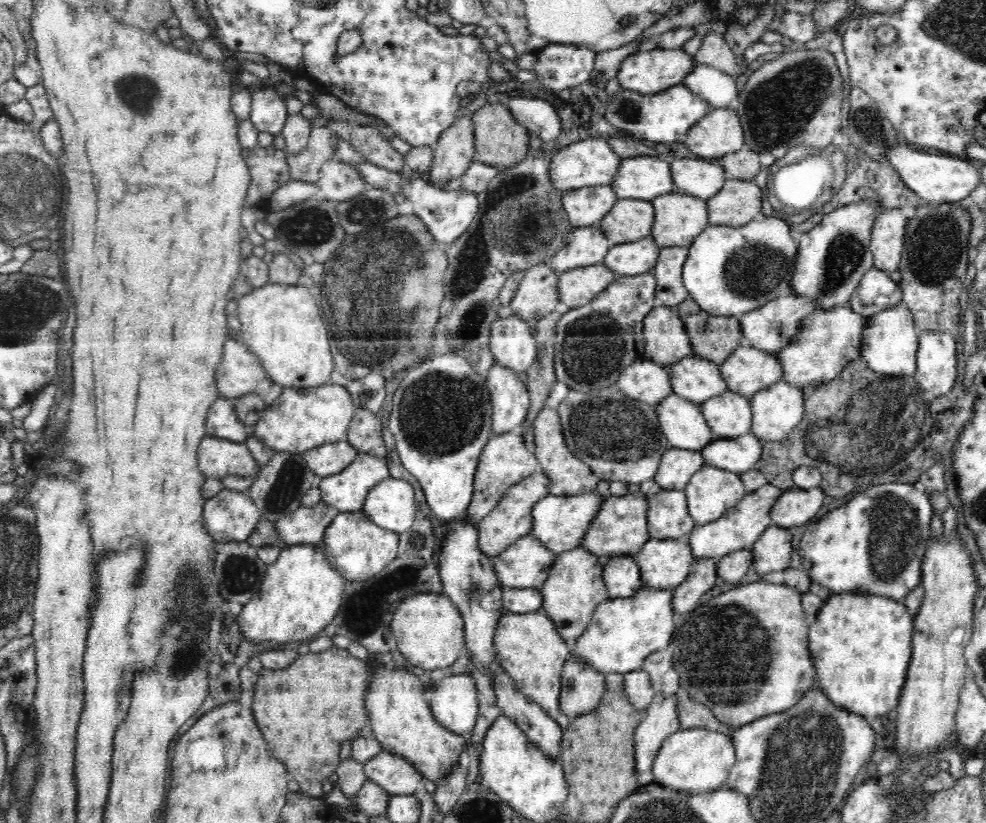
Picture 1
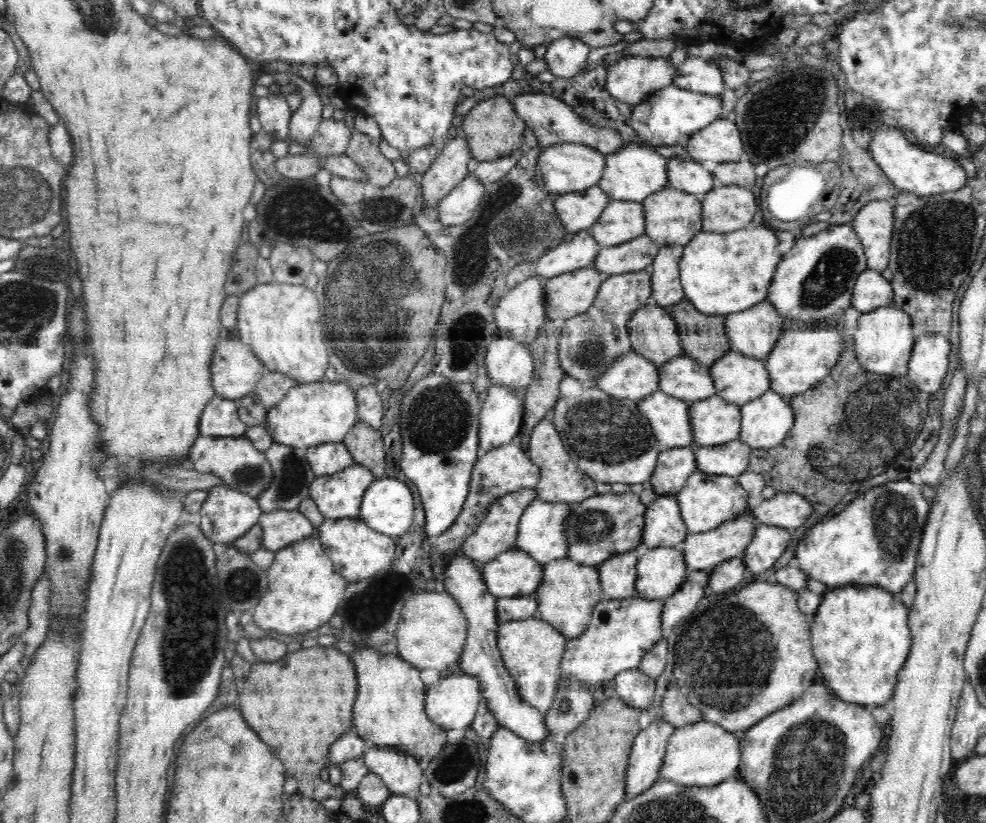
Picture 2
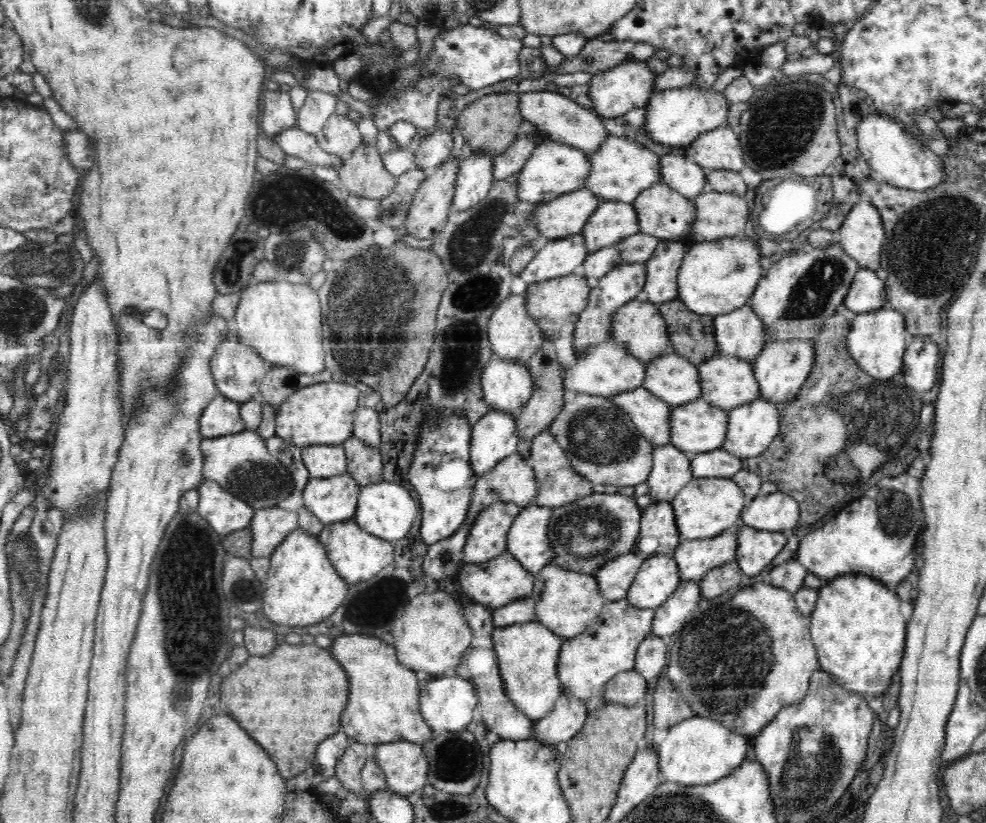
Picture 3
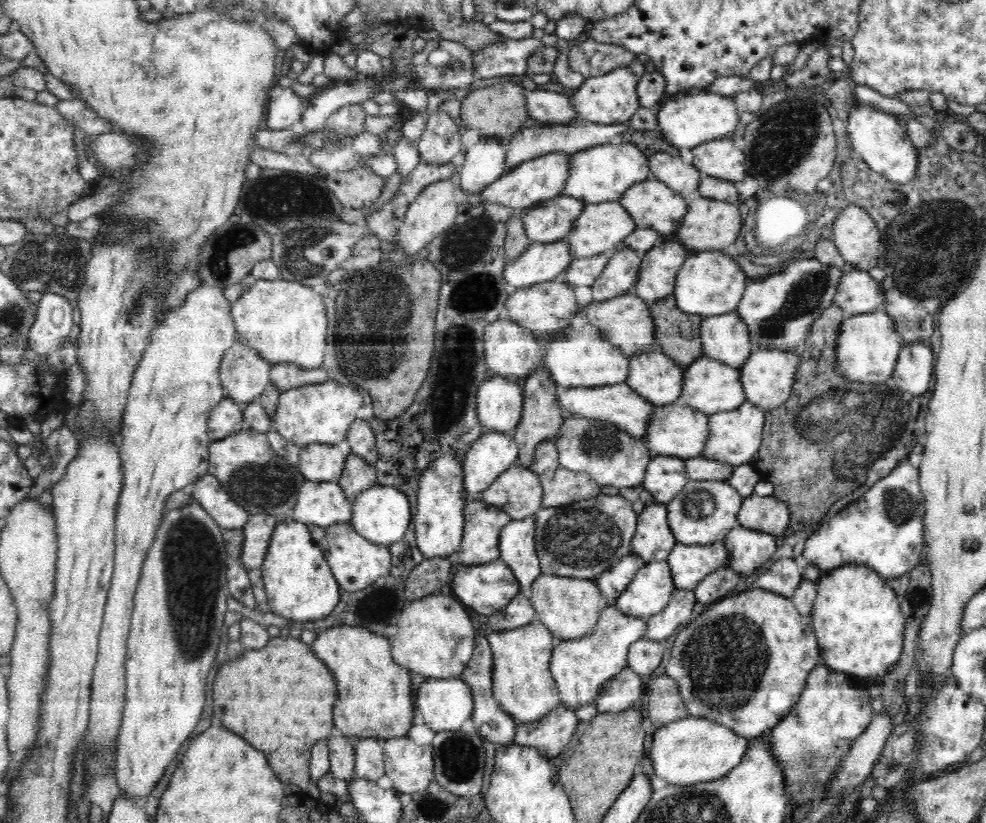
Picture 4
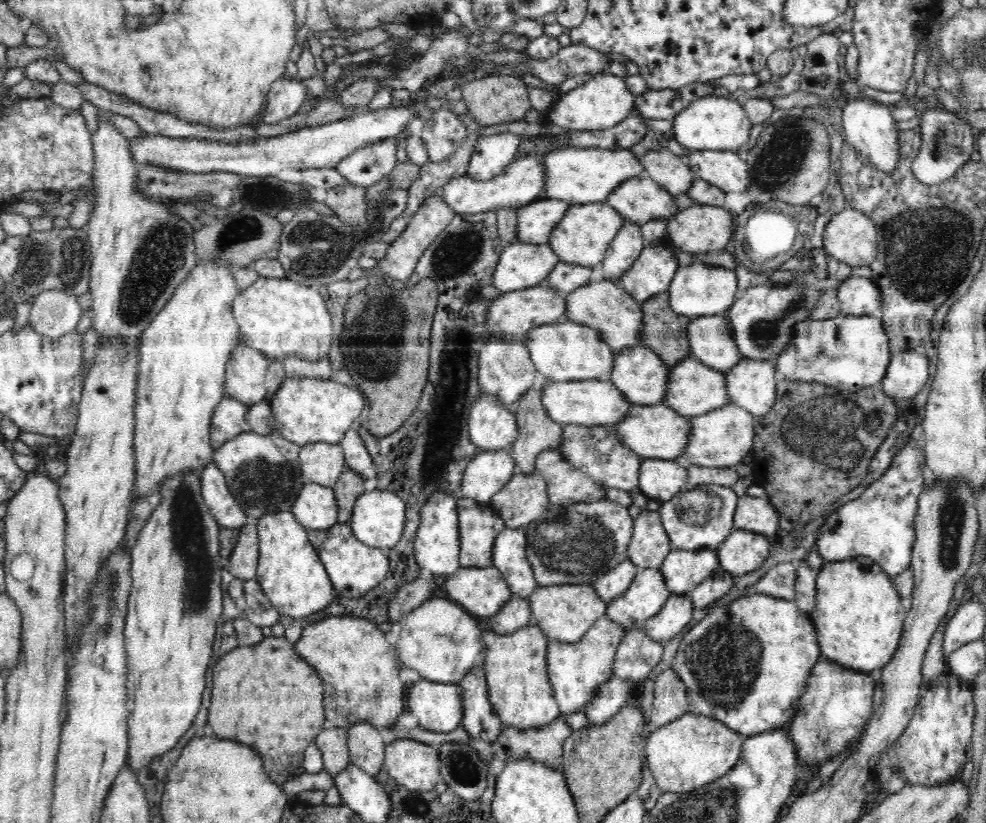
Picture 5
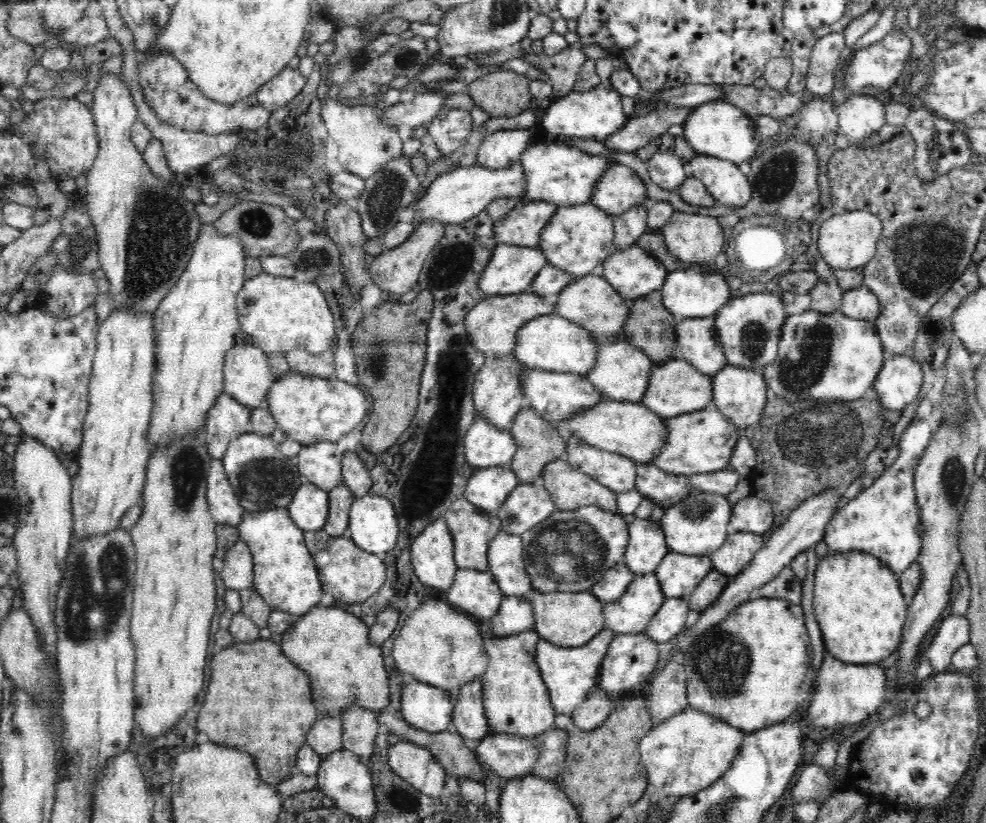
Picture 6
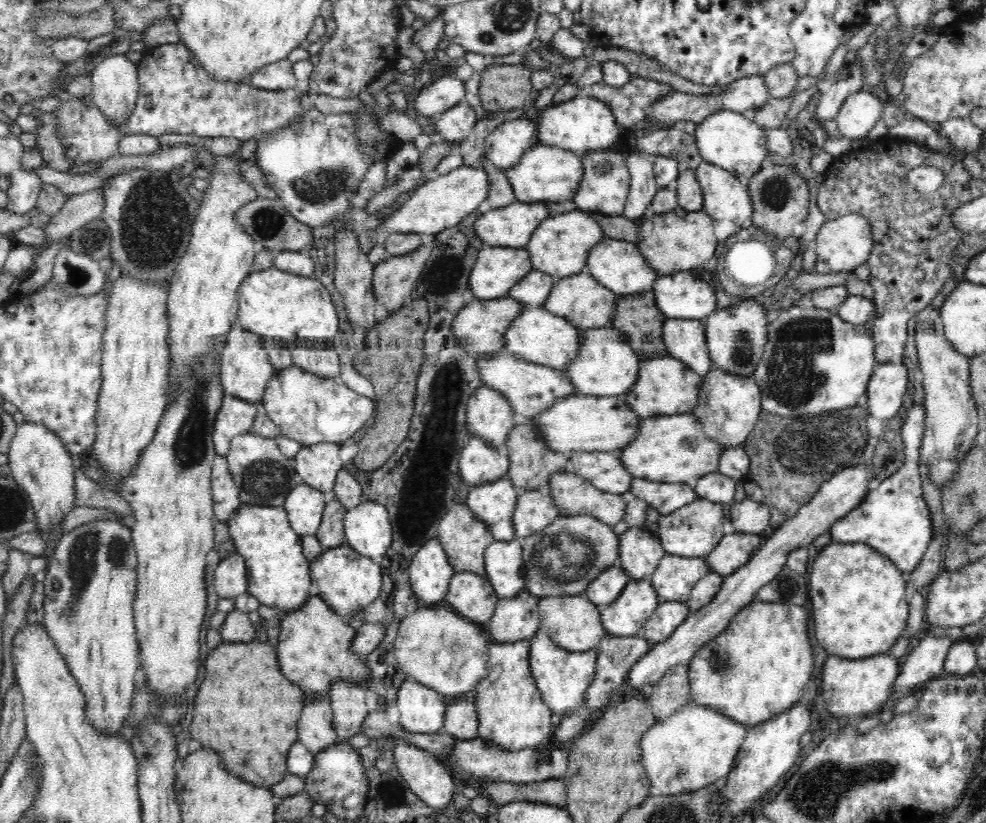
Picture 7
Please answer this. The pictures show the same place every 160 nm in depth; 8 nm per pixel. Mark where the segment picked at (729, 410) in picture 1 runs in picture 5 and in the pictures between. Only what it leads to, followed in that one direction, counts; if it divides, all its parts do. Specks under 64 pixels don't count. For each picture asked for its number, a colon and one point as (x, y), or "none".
2: (714, 422)
3: (697, 427)
4: (673, 430)
5: (653, 431)

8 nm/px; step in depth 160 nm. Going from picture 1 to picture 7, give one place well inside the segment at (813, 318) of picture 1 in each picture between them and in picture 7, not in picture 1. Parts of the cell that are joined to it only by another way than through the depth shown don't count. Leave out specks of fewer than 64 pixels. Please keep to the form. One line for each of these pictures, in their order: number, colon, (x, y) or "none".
2: (804, 354)
3: (782, 368)
4: (767, 377)
5: (751, 385)
6: (741, 395)
7: (729, 405)

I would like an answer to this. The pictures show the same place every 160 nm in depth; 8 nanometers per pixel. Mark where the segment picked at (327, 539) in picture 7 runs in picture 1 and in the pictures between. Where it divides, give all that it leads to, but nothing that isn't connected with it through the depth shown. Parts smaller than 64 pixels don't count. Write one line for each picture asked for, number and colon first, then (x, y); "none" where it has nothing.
1: (365, 433)
2: (365, 444)
3: (365, 464)
4: (358, 475)
5: (349, 487)
6: (341, 499)

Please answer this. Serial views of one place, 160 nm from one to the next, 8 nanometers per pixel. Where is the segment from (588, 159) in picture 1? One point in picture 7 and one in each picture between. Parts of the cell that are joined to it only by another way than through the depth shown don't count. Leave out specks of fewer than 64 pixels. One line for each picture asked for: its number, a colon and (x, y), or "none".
2: (567, 167)
3: (554, 169)
4: (533, 182)
5: (523, 181)
6: (460, 194)
7: (435, 205)

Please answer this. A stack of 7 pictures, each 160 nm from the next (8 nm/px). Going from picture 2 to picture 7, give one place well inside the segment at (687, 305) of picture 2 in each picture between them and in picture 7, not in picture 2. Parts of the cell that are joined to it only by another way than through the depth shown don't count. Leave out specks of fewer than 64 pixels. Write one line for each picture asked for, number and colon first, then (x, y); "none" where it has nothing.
3: (691, 335)
4: (677, 334)
5: (663, 330)
6: (651, 327)
7: (636, 316)

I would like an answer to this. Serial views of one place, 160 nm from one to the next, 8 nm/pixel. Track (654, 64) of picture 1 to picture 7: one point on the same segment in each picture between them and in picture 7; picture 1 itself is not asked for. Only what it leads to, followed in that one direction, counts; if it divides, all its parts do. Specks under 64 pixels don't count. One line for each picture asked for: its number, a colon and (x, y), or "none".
2: (631, 80)
3: (612, 93)
4: (609, 98)
5: (605, 101)
6: (594, 114)
7: (582, 124)

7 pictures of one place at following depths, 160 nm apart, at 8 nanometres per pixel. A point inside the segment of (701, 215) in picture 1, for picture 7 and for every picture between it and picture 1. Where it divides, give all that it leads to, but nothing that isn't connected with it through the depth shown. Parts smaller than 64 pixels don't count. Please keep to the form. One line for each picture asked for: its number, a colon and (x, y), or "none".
2: (672, 217)
3: (663, 213)
4: (650, 203)
5: (639, 200)
6: (619, 188)
7: (604, 188)

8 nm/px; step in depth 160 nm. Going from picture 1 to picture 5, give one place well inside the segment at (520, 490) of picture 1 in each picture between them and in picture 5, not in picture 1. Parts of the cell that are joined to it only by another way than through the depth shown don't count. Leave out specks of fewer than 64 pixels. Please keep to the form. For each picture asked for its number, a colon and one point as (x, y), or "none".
2: (497, 533)
3: (487, 538)
4: (483, 523)
5: (479, 525)

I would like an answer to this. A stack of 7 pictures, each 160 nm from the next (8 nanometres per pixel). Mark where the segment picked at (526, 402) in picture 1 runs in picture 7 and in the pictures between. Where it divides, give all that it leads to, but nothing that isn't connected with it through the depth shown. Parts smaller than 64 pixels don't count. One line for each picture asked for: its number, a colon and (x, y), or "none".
2: (501, 416)
3: (494, 437)
4: (492, 453)
5: (487, 473)
6: (488, 488)
7: (494, 502)

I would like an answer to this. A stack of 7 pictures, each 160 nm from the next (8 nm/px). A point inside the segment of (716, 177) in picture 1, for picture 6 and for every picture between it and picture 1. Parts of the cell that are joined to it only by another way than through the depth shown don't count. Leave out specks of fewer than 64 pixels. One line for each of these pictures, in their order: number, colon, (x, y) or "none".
2: (690, 177)
3: (686, 177)
4: (682, 178)
5: (664, 167)
6: (665, 169)

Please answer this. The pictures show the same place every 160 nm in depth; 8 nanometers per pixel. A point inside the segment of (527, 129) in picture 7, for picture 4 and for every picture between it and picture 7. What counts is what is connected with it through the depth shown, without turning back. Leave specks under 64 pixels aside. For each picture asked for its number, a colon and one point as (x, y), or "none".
4: (485, 162)
5: (492, 153)
6: (501, 149)

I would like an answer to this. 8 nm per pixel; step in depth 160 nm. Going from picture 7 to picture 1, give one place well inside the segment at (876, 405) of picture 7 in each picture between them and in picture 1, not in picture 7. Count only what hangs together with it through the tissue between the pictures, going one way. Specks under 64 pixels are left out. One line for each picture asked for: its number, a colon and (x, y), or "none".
1: (936, 371)
2: (928, 365)
3: (921, 358)
4: (913, 373)
5: (908, 372)
6: (899, 382)

